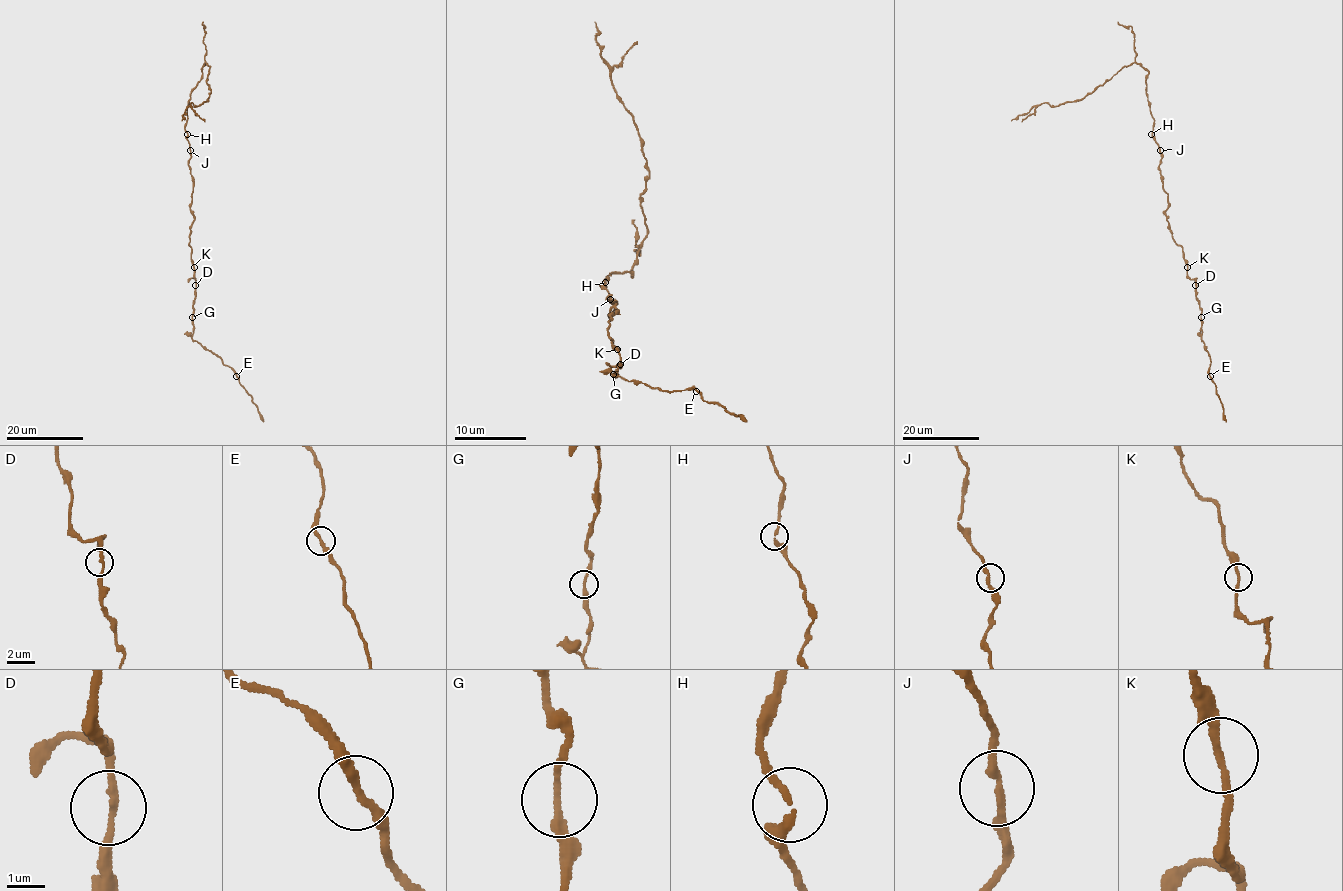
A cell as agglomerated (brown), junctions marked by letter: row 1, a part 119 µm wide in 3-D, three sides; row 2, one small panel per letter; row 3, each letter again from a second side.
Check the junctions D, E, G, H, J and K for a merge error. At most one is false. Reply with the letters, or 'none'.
none

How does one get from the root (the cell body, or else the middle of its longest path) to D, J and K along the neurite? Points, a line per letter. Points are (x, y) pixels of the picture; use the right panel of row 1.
D: (1162, 182), (1168, 227), (1183, 249), (1187, 275), (1195, 285)
J: (1162, 182), (1160, 150)
K: (1162, 182), (1162, 189), (1167, 194), (1165, 215), (1168, 227), (1173, 240), (1183, 249), (1187, 267)

